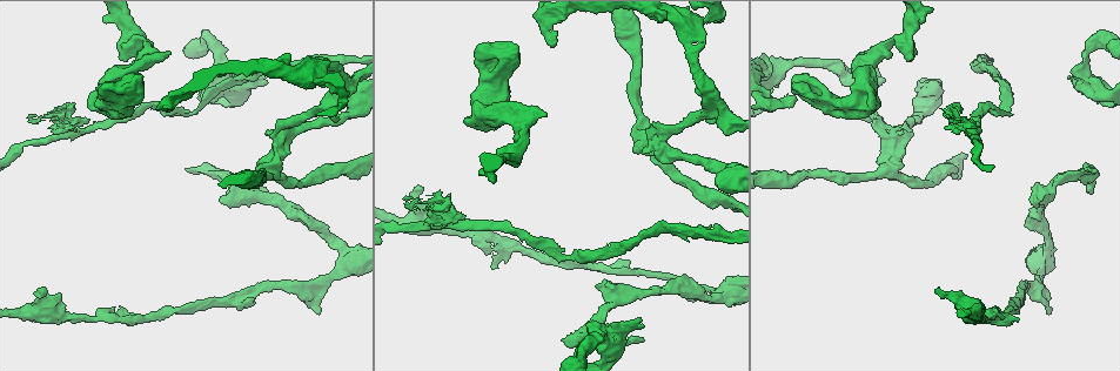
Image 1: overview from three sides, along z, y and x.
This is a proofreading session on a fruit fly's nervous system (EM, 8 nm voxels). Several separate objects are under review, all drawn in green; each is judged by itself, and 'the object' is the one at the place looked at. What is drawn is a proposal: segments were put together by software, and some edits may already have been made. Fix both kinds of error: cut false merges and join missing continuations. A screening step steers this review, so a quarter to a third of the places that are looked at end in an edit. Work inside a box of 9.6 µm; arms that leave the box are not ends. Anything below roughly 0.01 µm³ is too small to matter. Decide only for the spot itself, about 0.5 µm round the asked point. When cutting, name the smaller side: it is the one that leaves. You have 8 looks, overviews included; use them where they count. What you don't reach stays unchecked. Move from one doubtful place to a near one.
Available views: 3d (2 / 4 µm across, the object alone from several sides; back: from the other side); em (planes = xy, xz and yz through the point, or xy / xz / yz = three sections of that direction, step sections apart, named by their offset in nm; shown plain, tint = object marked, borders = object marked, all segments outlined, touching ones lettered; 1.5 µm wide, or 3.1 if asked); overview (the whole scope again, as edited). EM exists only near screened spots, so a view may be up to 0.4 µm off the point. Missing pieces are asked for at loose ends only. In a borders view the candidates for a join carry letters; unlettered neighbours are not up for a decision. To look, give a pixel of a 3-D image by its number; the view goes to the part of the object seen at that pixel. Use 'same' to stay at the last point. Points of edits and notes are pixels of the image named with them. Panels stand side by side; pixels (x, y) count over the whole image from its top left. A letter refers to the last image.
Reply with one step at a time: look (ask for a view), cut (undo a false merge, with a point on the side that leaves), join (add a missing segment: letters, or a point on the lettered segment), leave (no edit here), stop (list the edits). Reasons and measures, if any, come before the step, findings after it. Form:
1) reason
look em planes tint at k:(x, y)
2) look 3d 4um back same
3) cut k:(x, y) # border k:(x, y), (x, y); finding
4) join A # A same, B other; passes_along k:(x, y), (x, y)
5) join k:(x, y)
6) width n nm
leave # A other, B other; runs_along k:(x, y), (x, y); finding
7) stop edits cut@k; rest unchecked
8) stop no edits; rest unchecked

look em xy step 8 tint at 1:(564, 254)

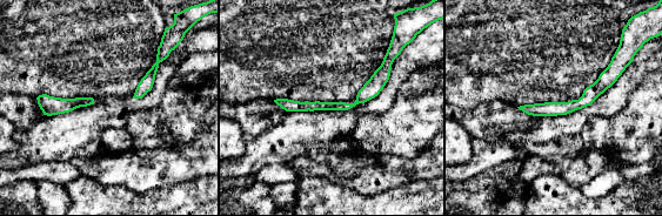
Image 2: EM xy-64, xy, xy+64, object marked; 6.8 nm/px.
cut it another way
look em planes borders same

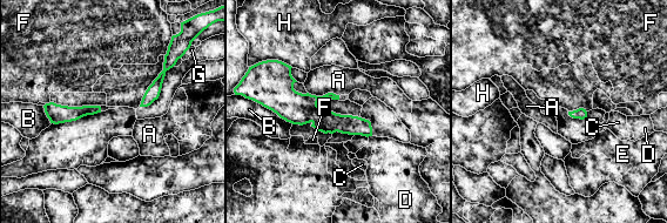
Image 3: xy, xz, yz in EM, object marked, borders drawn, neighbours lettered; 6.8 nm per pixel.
width 60 nm
leave # A other, B other, C other, D other, E other, F other, G other, H other; runs_along 3:(284, 67), (308, 112), (369, 133); all the same cell

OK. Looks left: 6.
free end
look 3d 2um at 1:(864, 50)

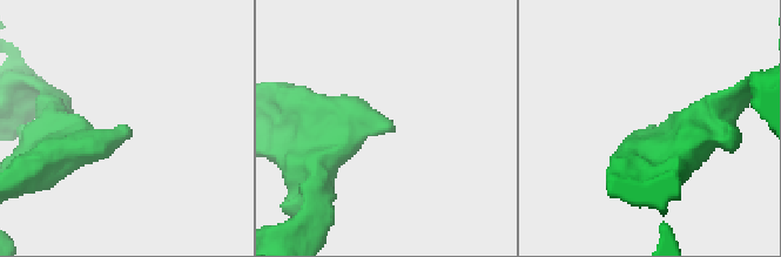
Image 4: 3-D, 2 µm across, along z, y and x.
look em 3.1um yz step 16 tint at 4:(389, 131)

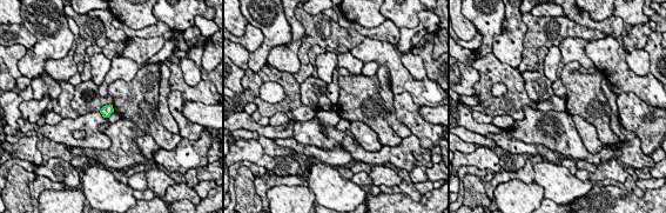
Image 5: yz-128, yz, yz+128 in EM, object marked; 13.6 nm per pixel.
cut it another way
look em 3.1um planes borders same

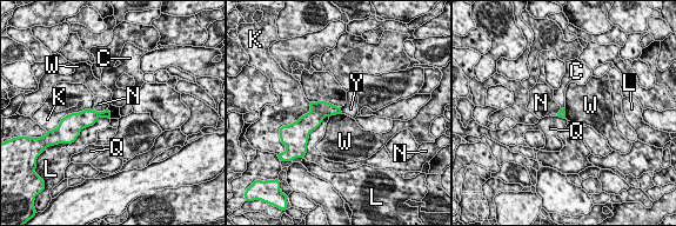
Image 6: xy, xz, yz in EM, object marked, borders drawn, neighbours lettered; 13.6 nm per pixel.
leave # C other, K other, L other, N other, Q other, W other, Y other; no lettered segment goes on from it

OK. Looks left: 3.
tapers out
look em xy step 8 plain at 1:(1088, 193)

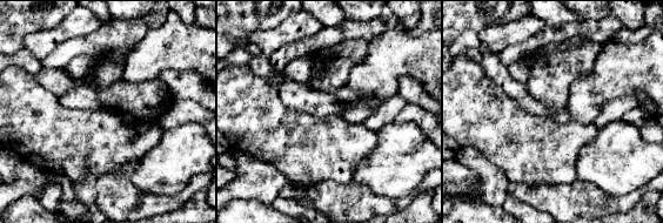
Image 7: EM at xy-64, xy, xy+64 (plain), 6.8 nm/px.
see the neighbours
look em xy step 8 borders same

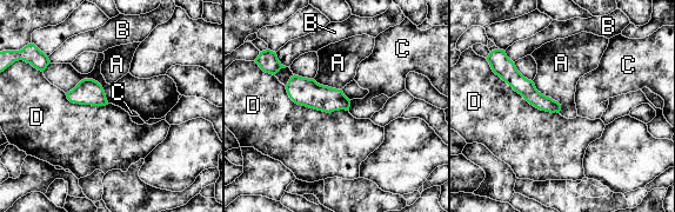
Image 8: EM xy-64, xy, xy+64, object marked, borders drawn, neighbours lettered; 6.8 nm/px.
leave # A other, B other, C other, D other; runs_along 8:(500, 53), (538, 100), (557, 107); none of them fits

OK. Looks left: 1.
stop no edits; rest unchecked

